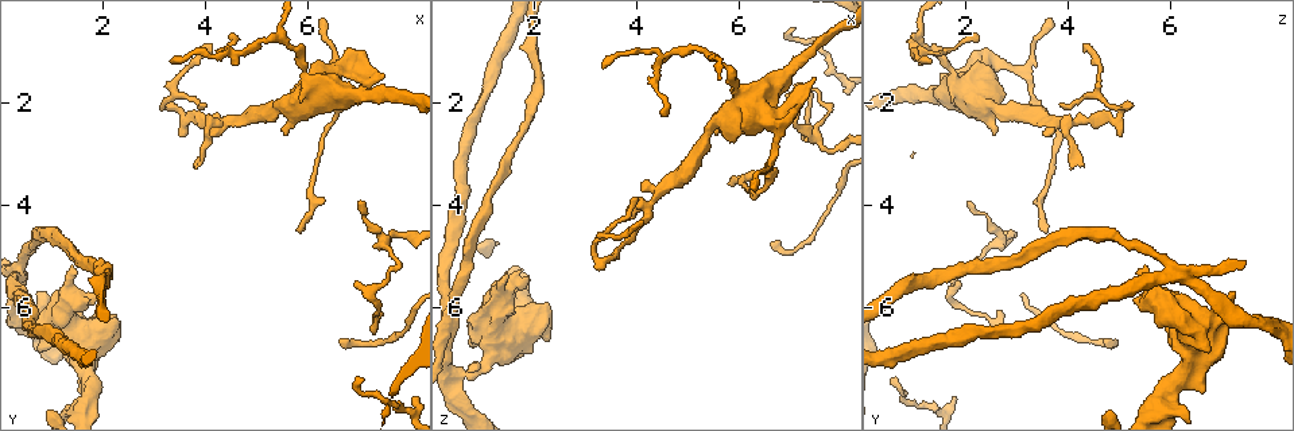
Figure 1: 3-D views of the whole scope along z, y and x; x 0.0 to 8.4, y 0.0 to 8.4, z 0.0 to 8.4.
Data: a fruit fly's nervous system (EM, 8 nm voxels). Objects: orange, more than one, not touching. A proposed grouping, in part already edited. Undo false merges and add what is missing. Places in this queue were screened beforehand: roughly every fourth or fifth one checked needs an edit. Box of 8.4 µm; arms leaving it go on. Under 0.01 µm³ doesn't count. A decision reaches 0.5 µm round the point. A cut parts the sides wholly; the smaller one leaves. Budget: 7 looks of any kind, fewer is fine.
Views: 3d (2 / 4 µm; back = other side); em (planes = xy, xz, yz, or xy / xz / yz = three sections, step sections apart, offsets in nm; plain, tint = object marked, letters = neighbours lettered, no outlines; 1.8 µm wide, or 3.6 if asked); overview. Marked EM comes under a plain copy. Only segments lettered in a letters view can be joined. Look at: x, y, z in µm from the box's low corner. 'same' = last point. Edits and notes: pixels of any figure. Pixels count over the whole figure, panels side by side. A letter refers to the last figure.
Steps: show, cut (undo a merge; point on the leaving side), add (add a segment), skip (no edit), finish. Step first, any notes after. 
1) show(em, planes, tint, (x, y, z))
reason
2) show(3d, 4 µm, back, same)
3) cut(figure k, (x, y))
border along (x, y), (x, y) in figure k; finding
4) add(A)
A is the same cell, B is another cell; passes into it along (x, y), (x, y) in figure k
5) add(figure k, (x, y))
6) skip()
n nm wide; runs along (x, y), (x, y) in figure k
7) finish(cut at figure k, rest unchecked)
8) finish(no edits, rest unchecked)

show(3d, 2 µm, (7.45, 1.40, 1.55))
branch stops here

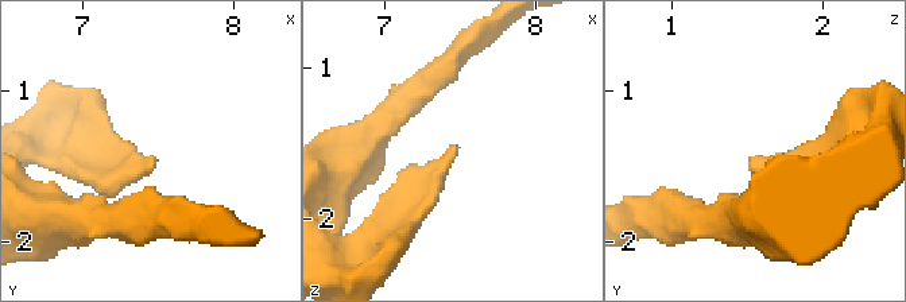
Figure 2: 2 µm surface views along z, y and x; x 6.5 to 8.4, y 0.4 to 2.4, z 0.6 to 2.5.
show(em, planes, tint, (7.46, 1.46, 1.52))

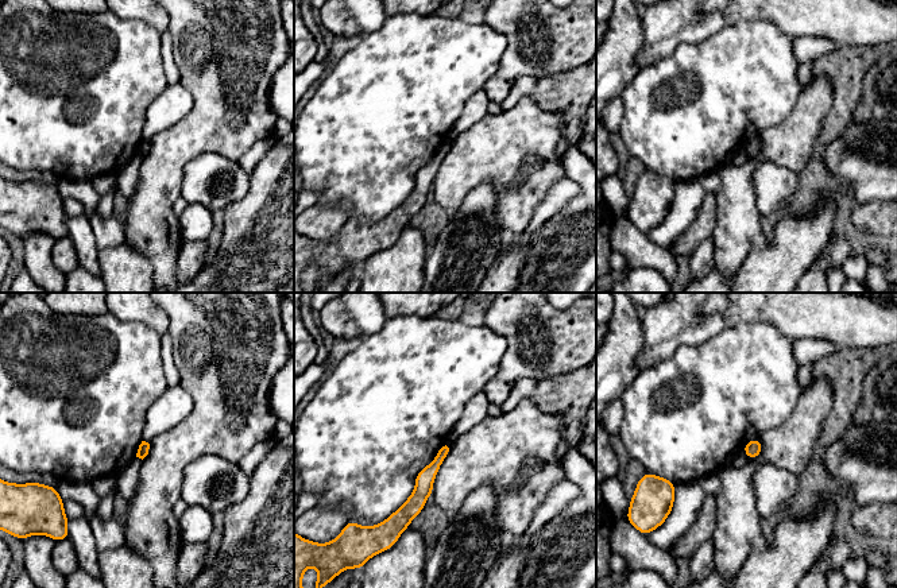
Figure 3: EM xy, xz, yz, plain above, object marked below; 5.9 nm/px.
show(em, planes, letters, same)

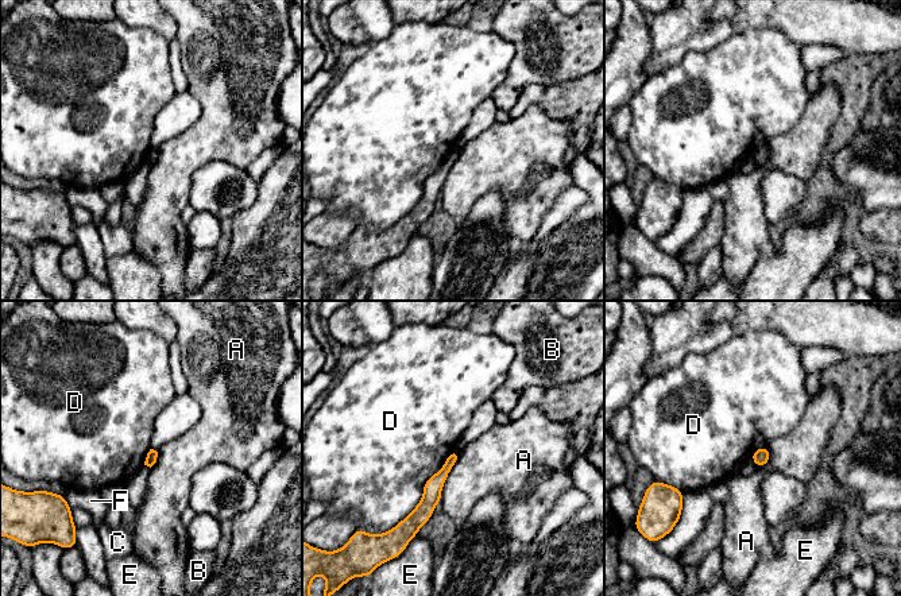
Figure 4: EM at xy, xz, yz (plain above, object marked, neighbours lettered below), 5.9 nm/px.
skip()
A, B, C, D, E and F are other cells; none of them fits

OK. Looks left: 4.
show(3d, 2 µm, (5.55, 2.65, 2.55))

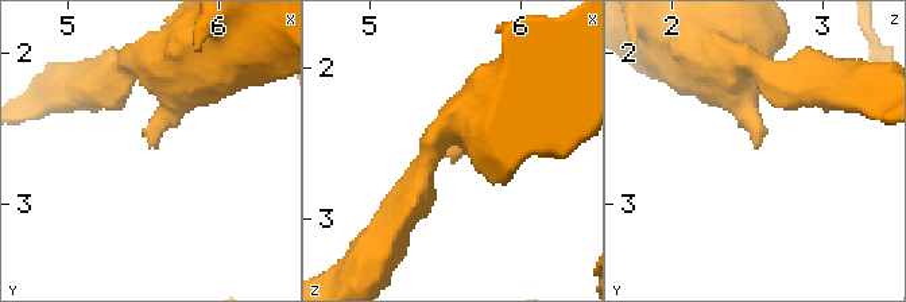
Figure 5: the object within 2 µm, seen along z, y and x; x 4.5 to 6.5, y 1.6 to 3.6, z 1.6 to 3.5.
show(em, xz, step 8, tint, (5.58, 2.60, 2.56))
now the EM

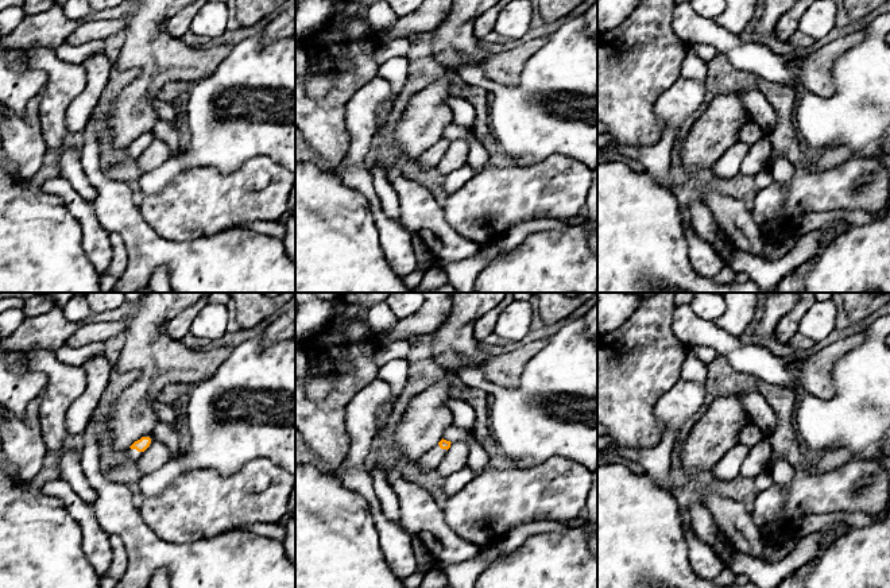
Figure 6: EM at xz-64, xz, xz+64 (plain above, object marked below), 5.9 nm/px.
show(em, planes, letters, same)
cut it another way

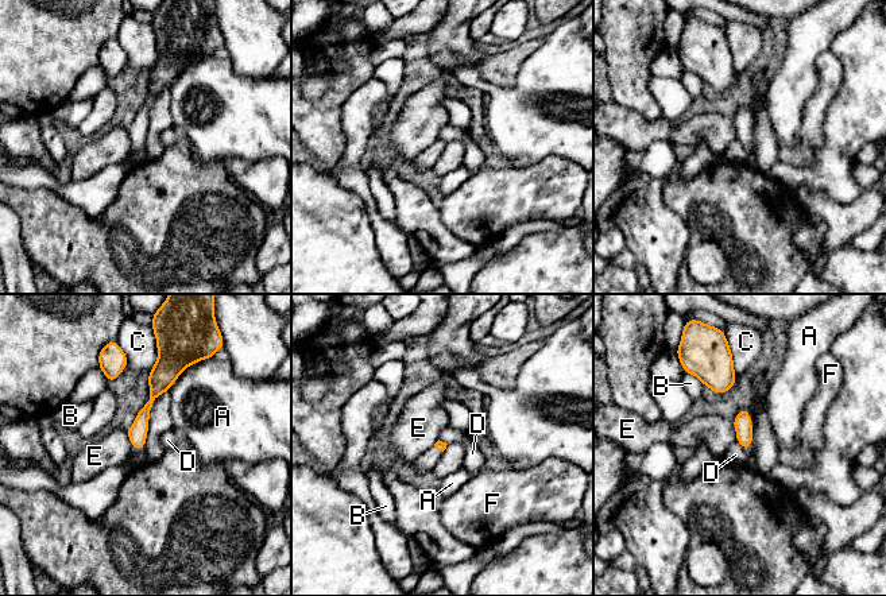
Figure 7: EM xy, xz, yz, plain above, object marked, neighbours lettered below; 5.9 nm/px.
skip()
A, B, C, D, E and F are other cells; runs along (161, 367), (136, 445) in figure 7; none of them fits

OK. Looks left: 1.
finish(no edits, rest unchecked)

